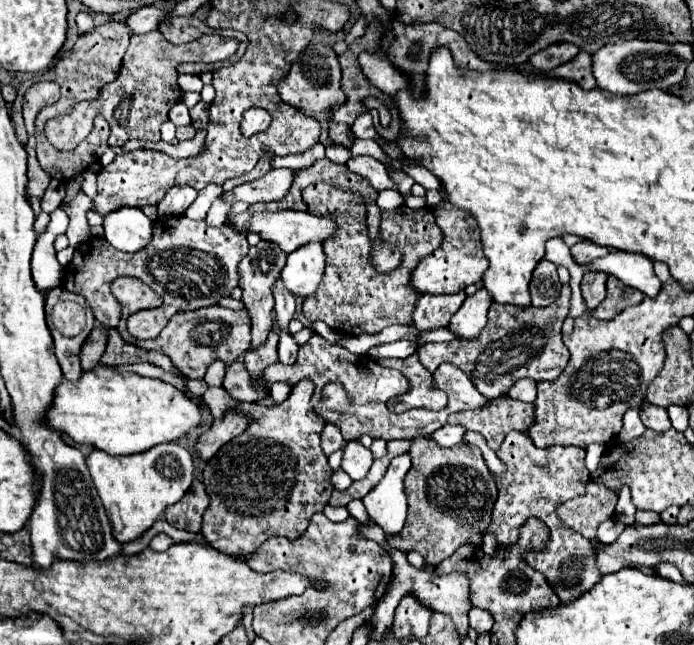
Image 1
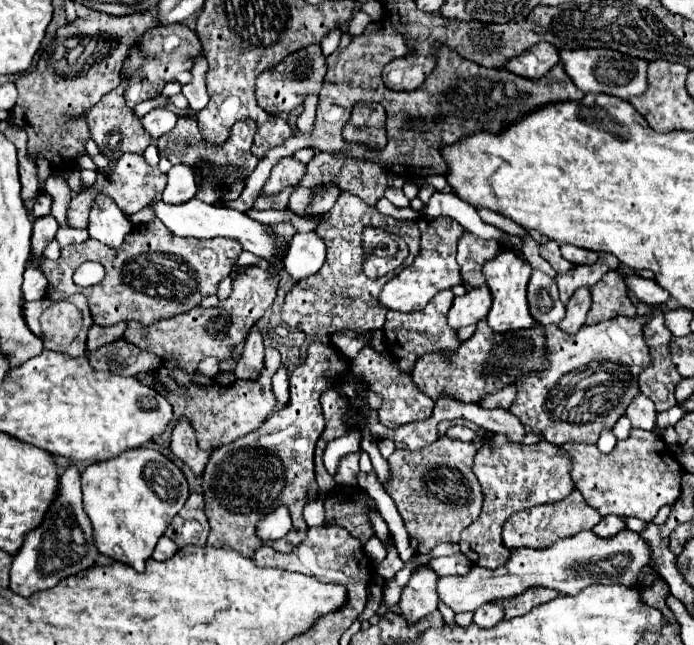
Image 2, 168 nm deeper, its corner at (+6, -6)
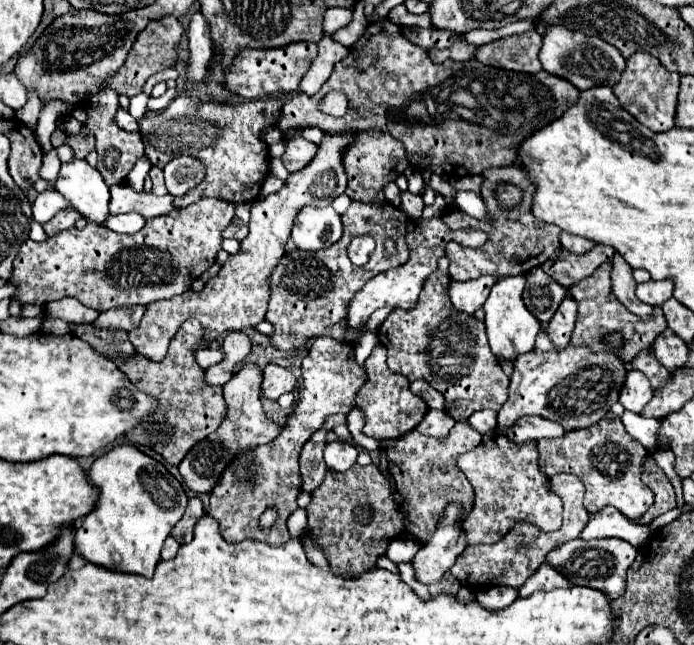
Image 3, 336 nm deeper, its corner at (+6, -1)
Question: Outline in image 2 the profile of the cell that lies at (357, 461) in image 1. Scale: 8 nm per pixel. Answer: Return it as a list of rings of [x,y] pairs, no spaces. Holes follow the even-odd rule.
[[[352,452],[352,454],[346,454],[342,460],[340,460],[340,466],[338,466],[338,474],[334,476],[336,484],[346,484],[346,486],[352,486],[356,484],[356,474],[358,474],[358,460],[360,460],[360,454],[358,452]]]

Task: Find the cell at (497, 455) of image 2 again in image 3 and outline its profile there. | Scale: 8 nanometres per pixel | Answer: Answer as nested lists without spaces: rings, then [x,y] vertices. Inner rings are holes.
[[[492,431],[482,437],[482,443],[470,453],[458,457],[458,467],[474,485],[476,499],[472,513],[464,519],[468,545],[496,543],[517,522],[528,522],[544,532],[556,531],[562,524],[562,501],[550,489],[550,477],[546,477],[538,465],[536,441],[512,443],[508,437]]]

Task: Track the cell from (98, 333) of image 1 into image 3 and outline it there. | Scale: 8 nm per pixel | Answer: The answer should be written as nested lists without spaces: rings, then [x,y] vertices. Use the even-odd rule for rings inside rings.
[[[134,305],[134,307],[122,307],[122,309],[110,309],[98,315],[98,319],[92,323],[96,329],[122,329],[130,331],[138,325],[142,319],[146,307]]]

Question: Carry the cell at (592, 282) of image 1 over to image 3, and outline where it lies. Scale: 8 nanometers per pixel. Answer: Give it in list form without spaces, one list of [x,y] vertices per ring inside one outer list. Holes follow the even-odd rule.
[[[566,297],[560,303],[554,317],[550,319],[550,323],[546,325],[546,331],[556,349],[564,349],[570,343],[570,337],[572,337],[572,331],[576,325],[576,317],[578,317],[578,305],[572,297]]]

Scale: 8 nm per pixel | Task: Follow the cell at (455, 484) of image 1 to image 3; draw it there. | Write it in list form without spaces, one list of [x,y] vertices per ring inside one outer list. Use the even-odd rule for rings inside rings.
[[[458,421],[450,429],[450,435],[444,439],[426,437],[414,429],[406,433],[406,437],[400,437],[396,441],[396,447],[384,449],[380,453],[378,469],[390,481],[394,501],[404,515],[404,531],[410,537],[416,537],[420,543],[432,537],[444,511],[442,507],[446,507],[448,503],[458,503],[464,515],[470,513],[474,503],[474,487],[466,479],[466,475],[458,469],[456,459],[462,453],[474,449],[474,445],[478,445],[480,439],[482,435],[470,429],[466,421]]]

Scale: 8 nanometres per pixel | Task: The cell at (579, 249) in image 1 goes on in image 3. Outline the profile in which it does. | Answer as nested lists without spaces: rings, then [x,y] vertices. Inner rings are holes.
[[[562,233],[562,235],[560,235],[560,245],[562,245],[564,249],[568,249],[570,253],[584,255],[584,253],[588,253],[588,251],[594,247],[594,241],[584,239],[584,237],[576,237],[576,235]]]

